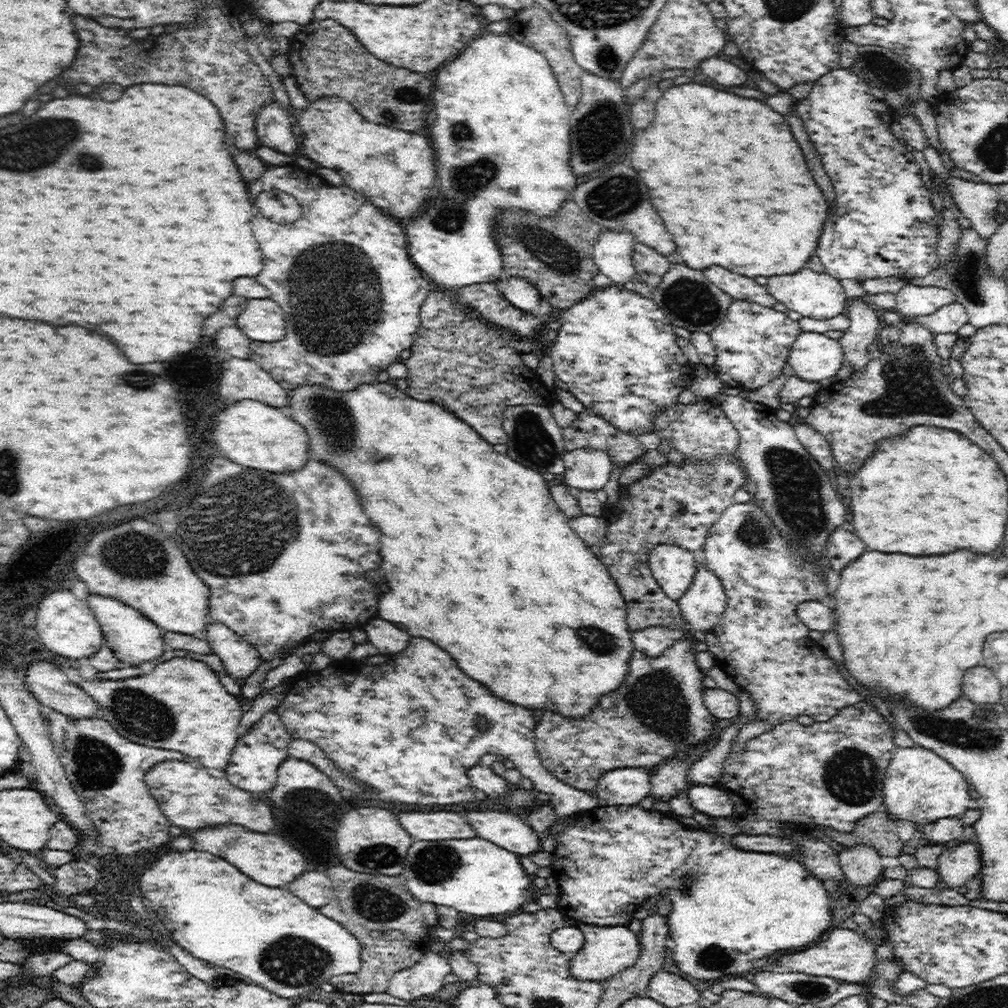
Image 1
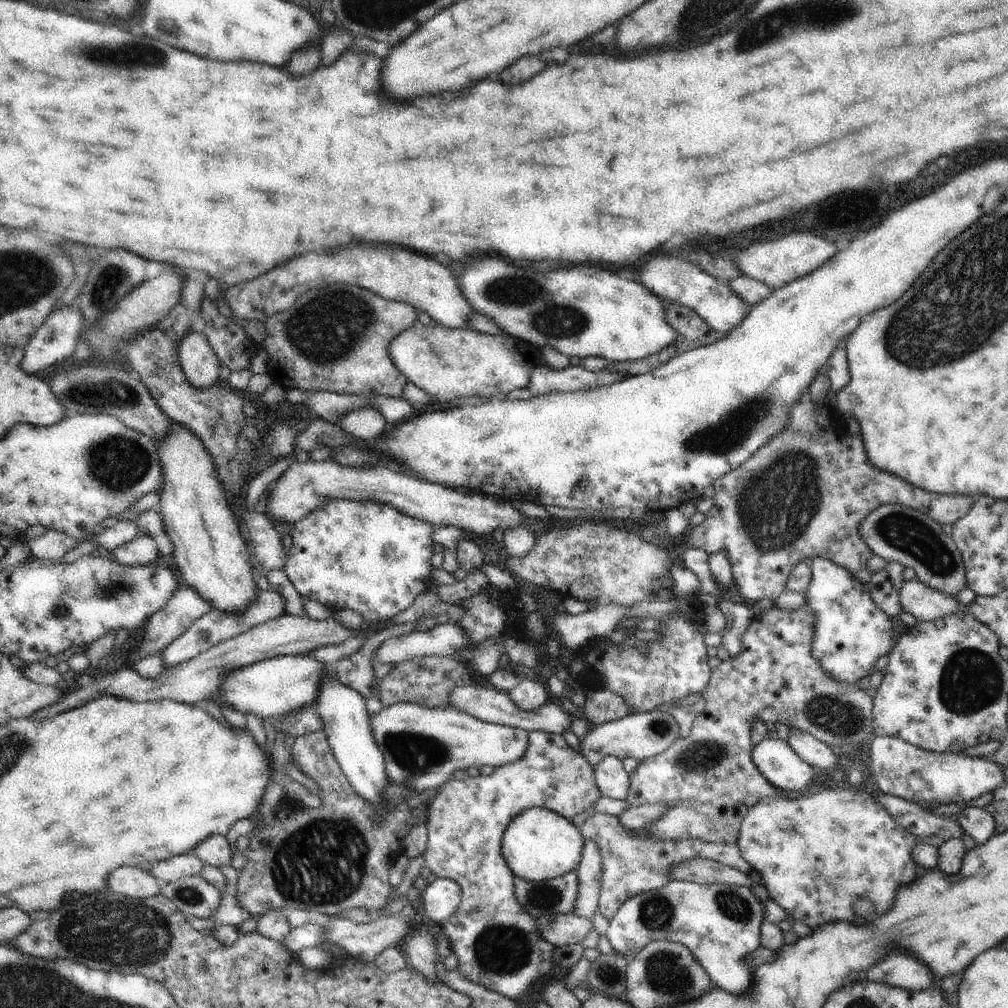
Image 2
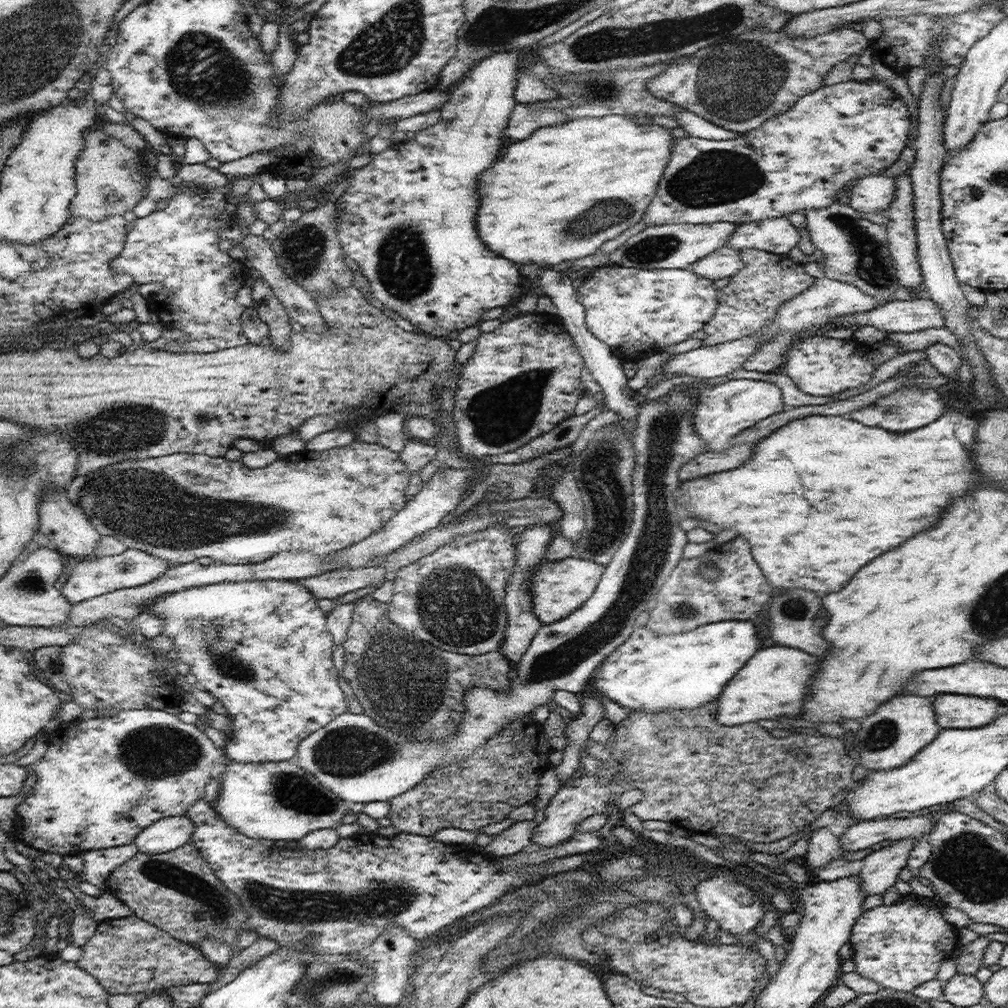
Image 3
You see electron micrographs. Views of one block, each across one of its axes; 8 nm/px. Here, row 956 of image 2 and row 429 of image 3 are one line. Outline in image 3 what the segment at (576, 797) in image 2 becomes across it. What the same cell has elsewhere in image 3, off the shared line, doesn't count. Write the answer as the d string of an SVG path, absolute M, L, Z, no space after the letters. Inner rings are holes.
M527 313L501 322L497 329L477 338L476 349L461 368L455 390L452 416L457 428L458 450L474 457L512 452L574 415L576 402L587 392L580 379L585 362L572 335L568 335L564 327L560 328L559 323L559 319L551 315Z

